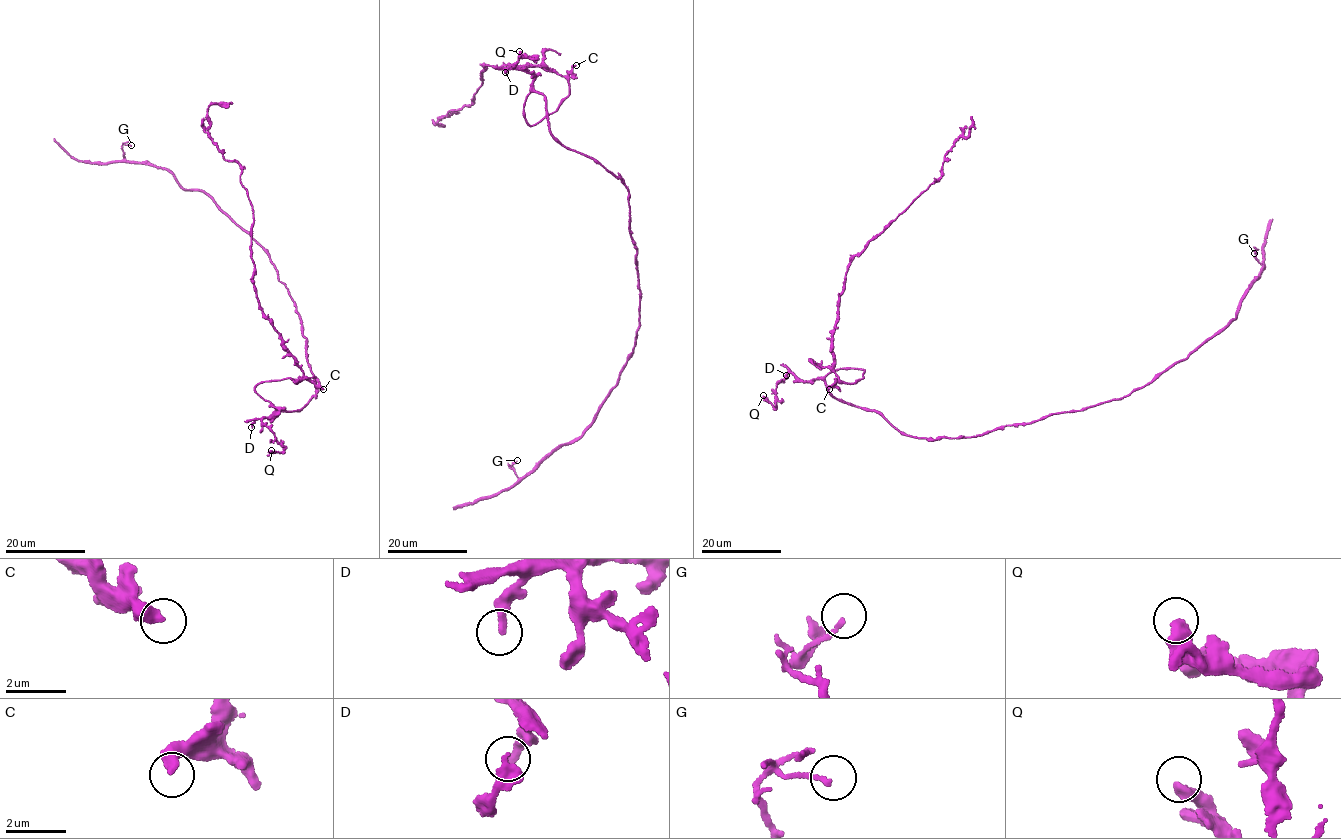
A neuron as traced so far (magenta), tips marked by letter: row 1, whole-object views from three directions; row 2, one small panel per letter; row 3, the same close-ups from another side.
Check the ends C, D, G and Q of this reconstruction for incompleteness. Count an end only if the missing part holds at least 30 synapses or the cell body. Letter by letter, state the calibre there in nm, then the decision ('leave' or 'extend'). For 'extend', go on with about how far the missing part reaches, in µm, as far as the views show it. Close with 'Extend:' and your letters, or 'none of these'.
C: calibre 400 nm; leave
D: calibre 300 nm; leave
G: calibre 150 nm; leave
Q: calibre 440 nm; leave
Extend: none of these

